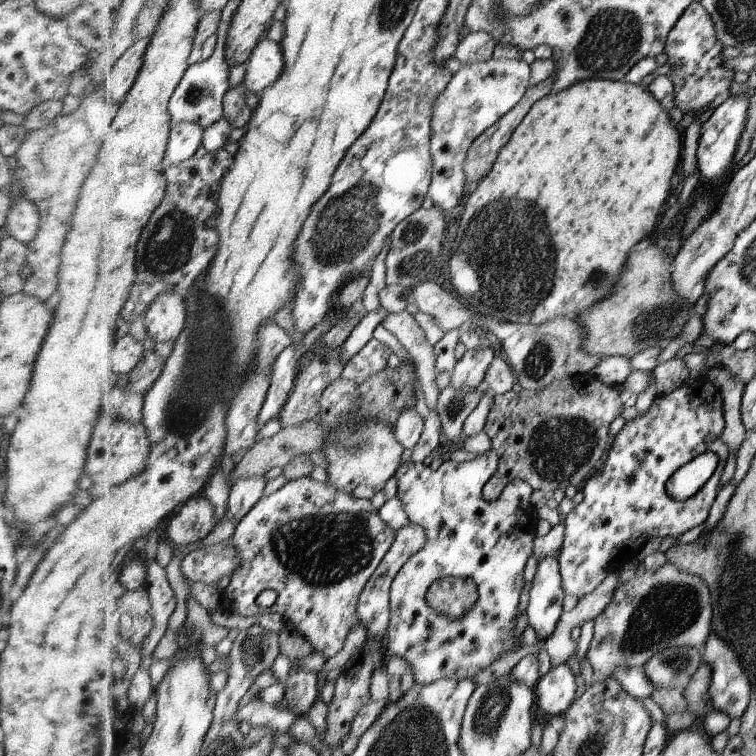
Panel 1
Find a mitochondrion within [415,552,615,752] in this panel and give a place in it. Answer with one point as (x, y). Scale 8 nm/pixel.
(492, 711)

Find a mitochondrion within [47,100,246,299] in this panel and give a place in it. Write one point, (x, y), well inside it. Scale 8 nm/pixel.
(168, 248)

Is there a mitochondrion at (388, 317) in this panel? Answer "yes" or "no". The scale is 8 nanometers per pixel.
no

